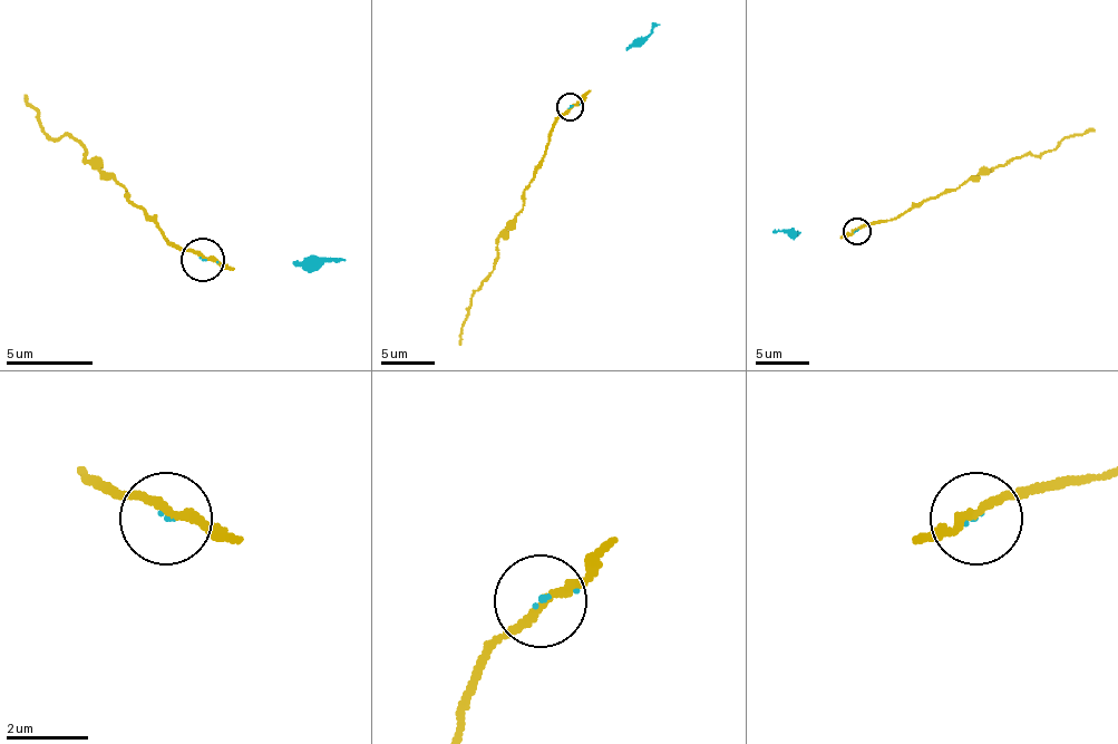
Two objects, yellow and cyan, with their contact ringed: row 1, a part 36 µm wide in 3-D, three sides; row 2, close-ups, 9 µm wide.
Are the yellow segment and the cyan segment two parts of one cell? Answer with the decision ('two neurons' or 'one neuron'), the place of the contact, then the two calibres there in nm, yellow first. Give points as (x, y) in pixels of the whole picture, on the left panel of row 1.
one neuron | (202, 260) | 200/50 nm

